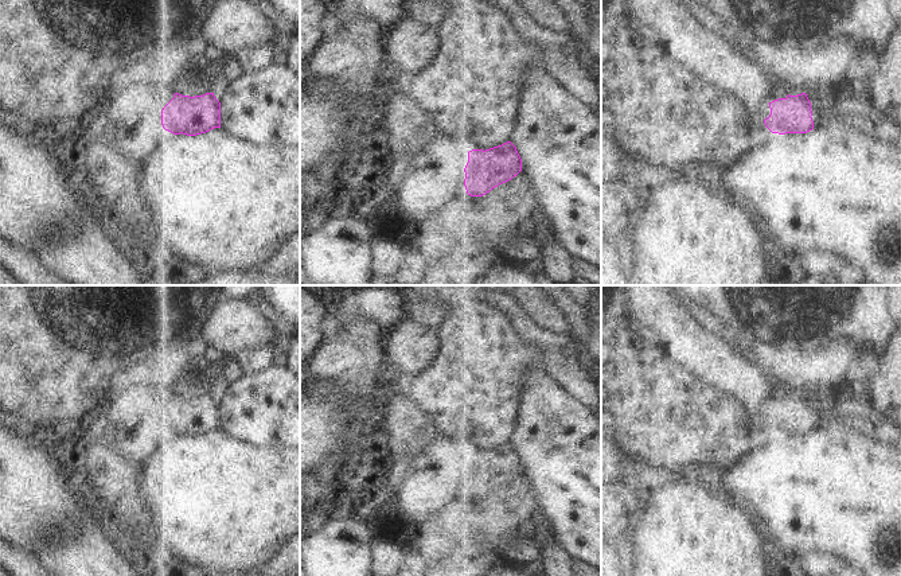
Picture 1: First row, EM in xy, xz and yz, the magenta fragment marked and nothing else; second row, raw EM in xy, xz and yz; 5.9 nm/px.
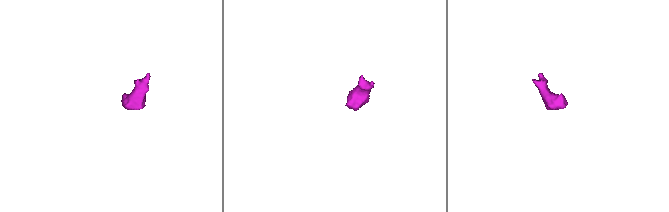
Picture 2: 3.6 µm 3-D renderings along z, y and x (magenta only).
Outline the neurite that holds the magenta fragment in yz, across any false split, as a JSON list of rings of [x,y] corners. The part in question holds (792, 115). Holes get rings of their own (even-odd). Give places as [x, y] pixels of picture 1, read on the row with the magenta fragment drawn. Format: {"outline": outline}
{"outline": [[[806,93],[769,102],[771,114],[764,120],[772,133],[807,133],[814,129],[811,102]]]}

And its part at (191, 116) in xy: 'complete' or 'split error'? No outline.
complete

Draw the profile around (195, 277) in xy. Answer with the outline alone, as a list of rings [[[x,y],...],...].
[[[190,269],[191,285],[300,285],[300,275],[289,272],[282,276],[257,275],[256,272],[204,272]]]

